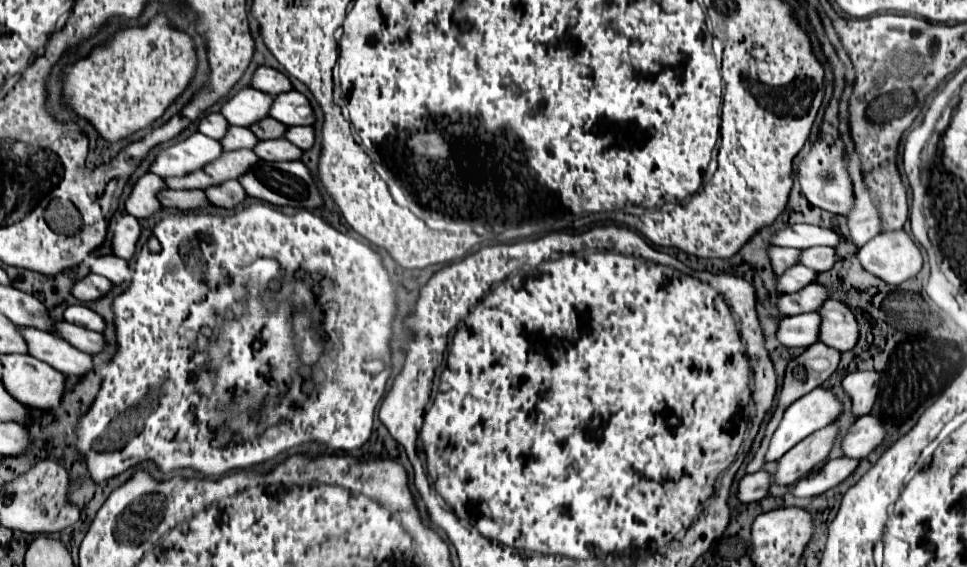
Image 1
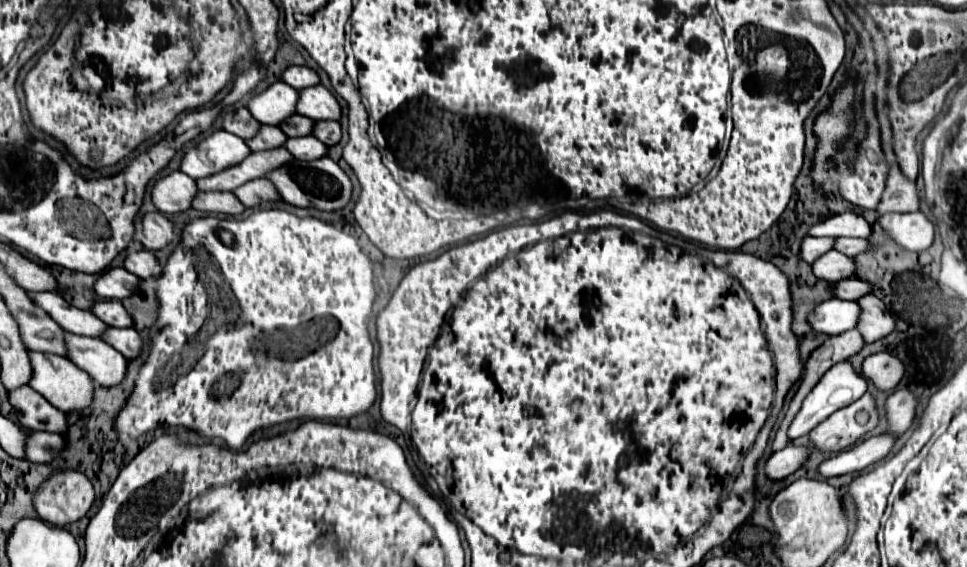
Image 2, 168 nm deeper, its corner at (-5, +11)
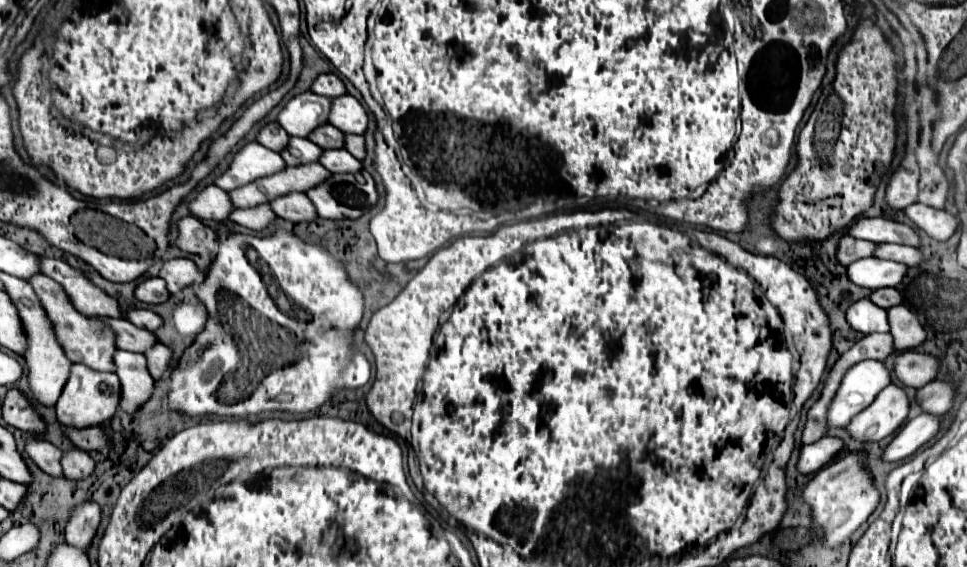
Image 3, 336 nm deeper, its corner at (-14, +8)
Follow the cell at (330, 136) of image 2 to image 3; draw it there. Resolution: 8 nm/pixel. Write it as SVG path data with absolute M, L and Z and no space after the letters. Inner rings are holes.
M347 134L345 136L345 150L349 150L355 158L365 160L365 138L355 136L355 134Z

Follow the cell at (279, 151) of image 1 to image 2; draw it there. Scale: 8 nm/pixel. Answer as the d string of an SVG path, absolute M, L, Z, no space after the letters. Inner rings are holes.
M306 135L306 137L290 137L286 139L284 145L296 159L304 159L304 161L312 161L312 159L320 159L326 155L328 147L322 145L322 141L318 141L314 135Z

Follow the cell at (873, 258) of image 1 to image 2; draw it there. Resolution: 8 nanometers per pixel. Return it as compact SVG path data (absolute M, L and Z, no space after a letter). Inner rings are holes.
M920 211L886 213L878 219L882 231L904 251L926 251L934 241L934 225Z

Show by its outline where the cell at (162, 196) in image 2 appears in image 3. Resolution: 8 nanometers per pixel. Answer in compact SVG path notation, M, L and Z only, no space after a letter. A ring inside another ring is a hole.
M207 186L191 204L189 210L201 218L201 220L227 220L235 206L231 204L231 198L225 190L219 186Z

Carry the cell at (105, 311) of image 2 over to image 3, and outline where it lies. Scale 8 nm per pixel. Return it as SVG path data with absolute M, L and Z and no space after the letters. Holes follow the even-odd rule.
M131 310L127 312L127 320L147 330L157 330L159 326L163 326L163 318L151 310Z

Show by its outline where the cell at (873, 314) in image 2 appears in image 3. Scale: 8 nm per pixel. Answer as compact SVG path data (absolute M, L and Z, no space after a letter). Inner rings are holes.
M893 306L887 310L889 314L889 324L891 324L891 334L895 336L895 350L905 352L911 348L921 346L921 342L925 342L927 332L921 326L919 318L915 316L913 310L909 310L907 306Z

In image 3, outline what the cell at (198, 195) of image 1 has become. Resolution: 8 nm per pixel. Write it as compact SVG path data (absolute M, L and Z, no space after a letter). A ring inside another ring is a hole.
M261 204L261 206L255 206L255 208L247 208L247 210L241 210L237 208L233 214L231 214L231 220L249 228L249 230L265 230L267 226L275 224L277 216L271 212L271 206L269 204Z

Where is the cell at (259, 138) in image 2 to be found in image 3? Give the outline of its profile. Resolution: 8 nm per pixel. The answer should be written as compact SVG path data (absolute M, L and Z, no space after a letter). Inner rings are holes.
M291 138L289 146L281 152L281 156L289 166L295 166L295 164L319 162L319 152L323 152L323 148L319 148L311 140L307 140L307 138Z

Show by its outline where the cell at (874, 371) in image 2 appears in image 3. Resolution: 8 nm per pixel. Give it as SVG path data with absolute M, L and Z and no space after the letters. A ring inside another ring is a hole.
M907 350L895 358L895 374L905 386L923 388L923 384L935 380L937 370L939 370L939 362L931 354Z

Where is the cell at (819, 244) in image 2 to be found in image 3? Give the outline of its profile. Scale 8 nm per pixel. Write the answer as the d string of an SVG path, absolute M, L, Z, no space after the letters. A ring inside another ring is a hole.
M843 236L839 242L839 250L837 250L837 258L843 266L861 260L861 258L869 258L875 254L877 244L869 242L869 240L857 240L851 236Z

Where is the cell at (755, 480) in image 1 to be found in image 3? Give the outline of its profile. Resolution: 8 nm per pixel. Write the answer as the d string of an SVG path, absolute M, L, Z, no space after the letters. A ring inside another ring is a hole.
M823 436L821 440L817 440L815 444L803 446L801 454L799 454L799 462L797 468L803 474L811 474L821 470L823 466L827 466L837 454L843 452L843 440L841 438L833 438L833 436Z

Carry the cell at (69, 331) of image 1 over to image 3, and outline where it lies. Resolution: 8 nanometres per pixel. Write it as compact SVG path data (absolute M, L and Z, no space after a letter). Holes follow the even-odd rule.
M155 344L147 354L147 362L149 362L149 372L151 372L151 376L155 378L155 380L159 380L163 374L165 374L165 370L167 370L167 366L169 366L169 360L171 360L171 350L165 346L165 344Z

